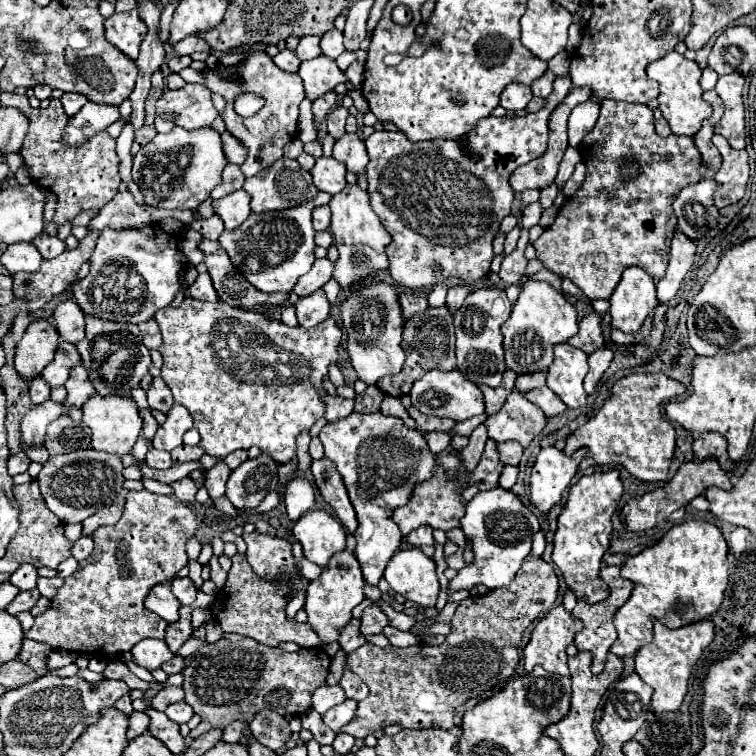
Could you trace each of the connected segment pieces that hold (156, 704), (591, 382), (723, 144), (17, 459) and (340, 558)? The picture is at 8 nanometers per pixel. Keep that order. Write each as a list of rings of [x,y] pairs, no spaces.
[[[162,688],[150,702],[150,706],[158,712],[164,712],[168,708],[168,704],[180,702],[184,698],[184,690],[182,688]]]
[[[610,348],[596,350],[594,354],[588,356],[590,372],[588,372],[586,378],[584,378],[584,390],[586,390],[586,394],[594,394],[598,380],[602,378],[602,374],[606,372],[606,368],[610,366],[610,360],[612,360],[612,350],[610,350]]]
[[[718,134],[712,138],[712,142],[722,154],[722,168],[714,176],[714,180],[718,182],[718,190],[714,194],[714,204],[718,208],[722,208],[722,206],[736,204],[738,200],[744,198],[746,184],[748,184],[748,172],[750,172],[748,152],[732,148],[728,144],[728,140]]]
[[[18,452],[18,454],[12,454],[8,458],[8,472],[10,476],[16,476],[16,474],[22,474],[28,470],[28,464],[30,464],[30,458],[26,456],[26,452]]]
[[[346,550],[334,554],[330,558],[328,566],[322,570],[320,578],[310,582],[308,594],[306,594],[306,604],[304,604],[304,610],[308,614],[306,624],[310,624],[312,630],[316,630],[318,638],[324,644],[338,640],[340,632],[352,618],[352,608],[364,600],[364,584],[366,582],[362,578],[362,570],[360,570],[360,564],[356,562],[356,556]]]

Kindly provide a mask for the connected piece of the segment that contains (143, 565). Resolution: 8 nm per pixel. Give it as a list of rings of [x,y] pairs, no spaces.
[[[146,488],[138,492],[128,492],[122,518],[114,526],[98,528],[92,534],[94,552],[88,560],[78,564],[78,570],[72,576],[66,578],[64,586],[50,602],[50,608],[44,614],[36,616],[36,622],[32,630],[26,634],[26,638],[44,642],[54,650],[90,654],[98,658],[118,658],[120,654],[132,650],[132,646],[144,638],[164,640],[168,624],[160,616],[152,614],[144,606],[144,600],[156,584],[170,582],[178,574],[178,570],[182,570],[188,564],[186,542],[196,534],[196,530],[196,514],[182,502],[170,496],[152,494]]]

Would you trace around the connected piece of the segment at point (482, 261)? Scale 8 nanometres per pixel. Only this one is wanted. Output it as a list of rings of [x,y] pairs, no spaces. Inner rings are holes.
[[[556,78],[556,84],[554,84],[554,90],[552,90],[552,94],[548,96],[548,104],[544,104],[544,108],[540,110],[540,112],[536,112],[536,114],[526,114],[526,116],[522,116],[522,118],[494,118],[494,116],[488,116],[488,118],[484,118],[484,120],[480,120],[478,124],[476,124],[476,128],[472,130],[472,132],[468,132],[464,138],[460,138],[460,140],[442,140],[442,138],[438,138],[438,140],[424,140],[424,142],[410,142],[402,132],[374,132],[372,136],[368,136],[364,142],[366,142],[366,148],[368,148],[368,156],[370,156],[370,162],[368,162],[368,170],[366,170],[366,174],[368,174],[368,194],[370,194],[370,204],[372,204],[372,210],[378,214],[378,218],[380,218],[380,222],[384,224],[384,228],[388,230],[388,234],[392,236],[392,244],[388,244],[388,248],[386,248],[386,254],[388,254],[388,260],[390,260],[390,276],[394,278],[394,282],[396,284],[400,284],[402,288],[408,288],[408,290],[432,290],[436,284],[440,284],[440,282],[468,282],[468,284],[472,284],[472,282],[476,282],[476,280],[480,280],[488,270],[490,270],[490,262],[492,262],[492,258],[494,258],[494,252],[492,252],[492,240],[494,240],[494,236],[498,234],[498,230],[500,230],[500,222],[510,214],[510,208],[512,208],[512,202],[514,202],[514,190],[512,190],[512,186],[510,186],[510,182],[508,182],[508,178],[510,178],[510,174],[518,168],[518,166],[522,166],[522,164],[526,164],[526,162],[530,162],[530,160],[534,160],[534,158],[538,158],[542,152],[546,152],[546,142],[548,142],[548,118],[550,118],[550,114],[552,114],[552,110],[566,98],[566,94],[570,92],[570,86],[572,86],[572,82],[570,82],[570,78]]]

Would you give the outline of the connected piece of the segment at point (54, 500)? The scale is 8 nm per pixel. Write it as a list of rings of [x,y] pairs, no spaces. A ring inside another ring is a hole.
[[[92,448],[76,450],[64,456],[52,456],[38,474],[40,492],[46,500],[48,510],[54,512],[64,524],[84,522],[96,514],[96,510],[110,506],[116,494],[122,490],[122,482],[122,460],[118,456],[108,456]]]

